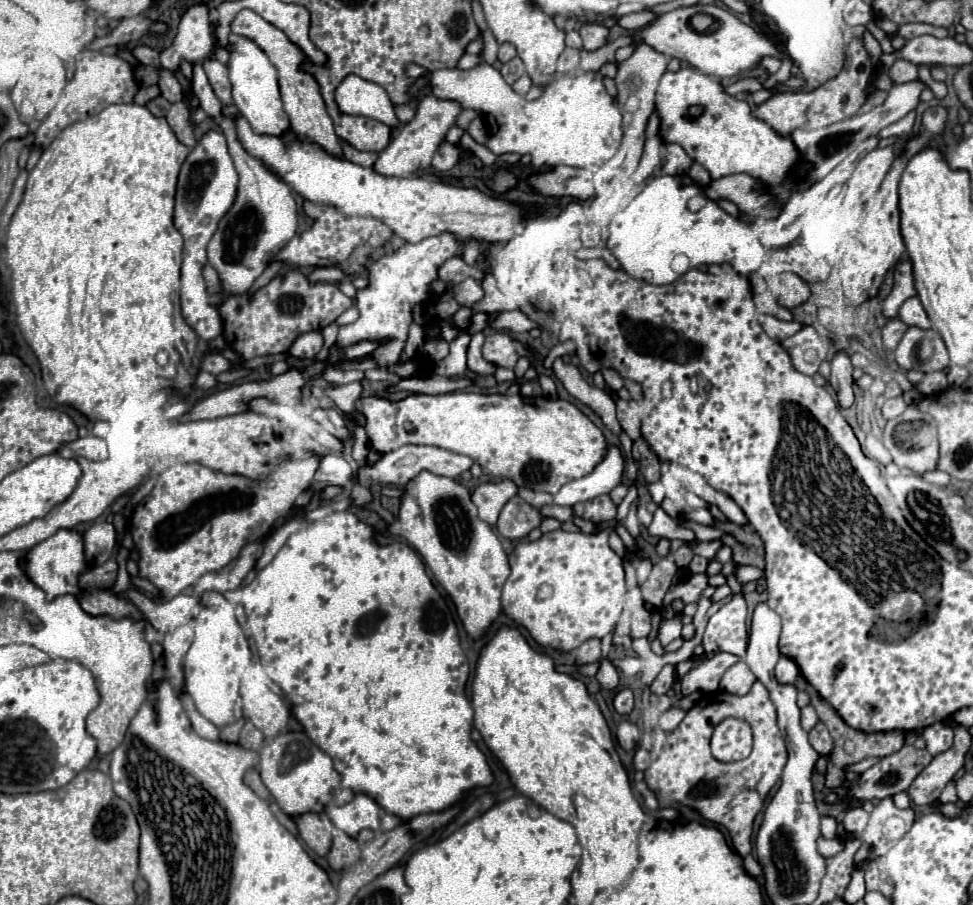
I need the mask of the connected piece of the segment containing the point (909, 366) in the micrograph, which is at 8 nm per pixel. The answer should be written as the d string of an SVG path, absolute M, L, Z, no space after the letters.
M910 326L896 348L896 362L902 370L922 370L928 374L946 368L950 358L946 344L936 330Z

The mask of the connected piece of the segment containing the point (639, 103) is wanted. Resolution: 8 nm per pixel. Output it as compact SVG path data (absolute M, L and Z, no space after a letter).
M640 42L640 44L636 44L636 52L618 66L618 74L616 74L614 82L616 82L616 88L618 88L618 98L616 98L618 108L624 116L622 128L624 128L626 138L622 138L620 150L616 154L616 162L622 162L622 168L626 168L628 172L634 172L638 162L640 162L640 152L644 148L646 122L648 122L648 116L654 110L654 92L656 92L658 80L666 72L666 64L668 64L666 56L654 52L650 46Z

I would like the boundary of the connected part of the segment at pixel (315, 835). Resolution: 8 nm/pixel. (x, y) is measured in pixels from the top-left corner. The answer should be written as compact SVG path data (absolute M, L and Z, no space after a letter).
M304 814L296 818L300 838L318 854L326 856L332 846L332 822L326 814Z

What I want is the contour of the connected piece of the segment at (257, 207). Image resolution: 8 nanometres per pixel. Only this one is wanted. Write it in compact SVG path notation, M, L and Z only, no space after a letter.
M194 62L192 68L194 68L192 86L200 100L200 108L216 122L216 126L226 136L228 152L240 176L236 200L232 208L226 212L226 216L220 220L218 230L208 244L208 262L220 274L226 294L242 294L250 290L250 286L264 272L270 260L294 238L298 228L296 200L292 196L292 188L278 174L270 172L270 168L266 168L262 160L250 156L242 148L242 142L238 140L238 132L236 132L236 120L234 116L222 112L222 102L214 96L214 90L202 68L202 62Z

